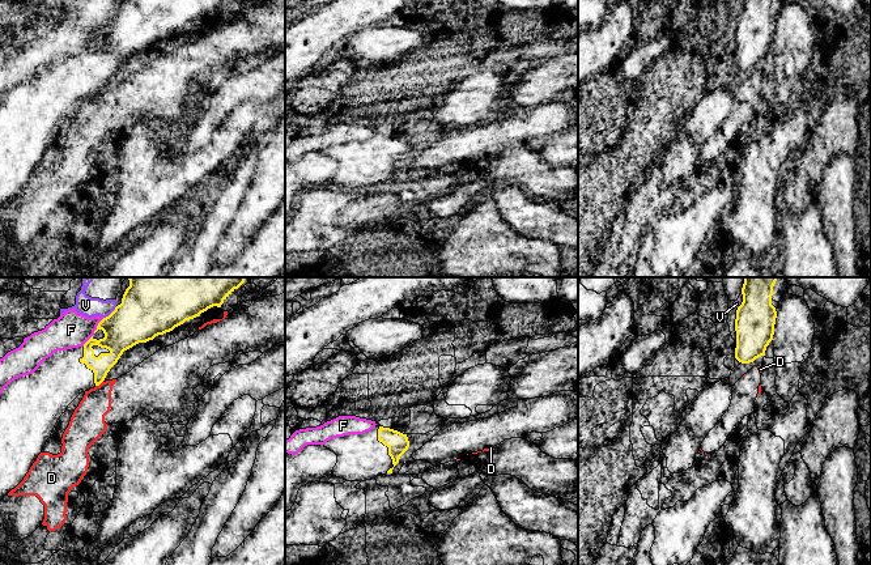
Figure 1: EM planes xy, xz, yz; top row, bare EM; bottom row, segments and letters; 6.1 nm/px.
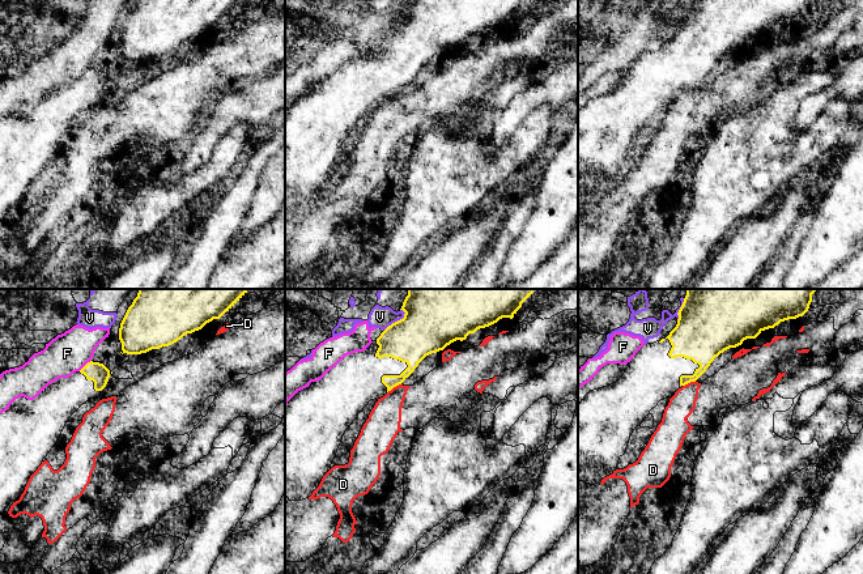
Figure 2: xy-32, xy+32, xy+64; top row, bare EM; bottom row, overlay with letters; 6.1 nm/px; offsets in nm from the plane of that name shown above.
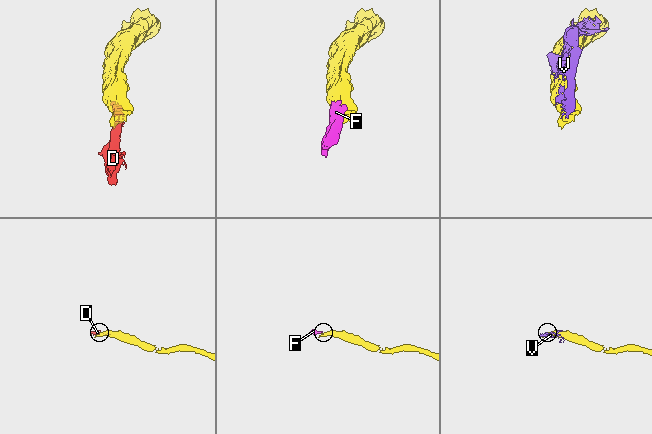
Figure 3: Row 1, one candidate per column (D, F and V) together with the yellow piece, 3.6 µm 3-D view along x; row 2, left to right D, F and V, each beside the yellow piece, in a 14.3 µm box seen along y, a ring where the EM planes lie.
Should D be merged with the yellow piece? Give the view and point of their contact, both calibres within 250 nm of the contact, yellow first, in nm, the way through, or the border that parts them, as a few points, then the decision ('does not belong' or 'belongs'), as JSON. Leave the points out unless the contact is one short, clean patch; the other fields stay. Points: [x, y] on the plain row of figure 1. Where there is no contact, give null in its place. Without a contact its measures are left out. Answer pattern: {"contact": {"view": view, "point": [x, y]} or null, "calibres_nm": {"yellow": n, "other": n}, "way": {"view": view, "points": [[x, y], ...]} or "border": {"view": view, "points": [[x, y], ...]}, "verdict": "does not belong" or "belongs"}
{"contact": {"view": "xy", "point": [98, 92]}, "calibres_nm": {"yellow": 120, "other": 220}, "border": {"view": "xy", "points": [[102, 88], [96, 93]]}, "verdict": "does not belong"}

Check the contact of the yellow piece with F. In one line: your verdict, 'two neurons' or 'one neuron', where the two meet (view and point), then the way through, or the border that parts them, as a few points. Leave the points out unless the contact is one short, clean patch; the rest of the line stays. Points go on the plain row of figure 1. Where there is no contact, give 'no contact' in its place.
two neurons | xy (97, 33) | along xy (103, 25), (93, 39)

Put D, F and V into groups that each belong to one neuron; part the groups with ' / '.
D / F V

